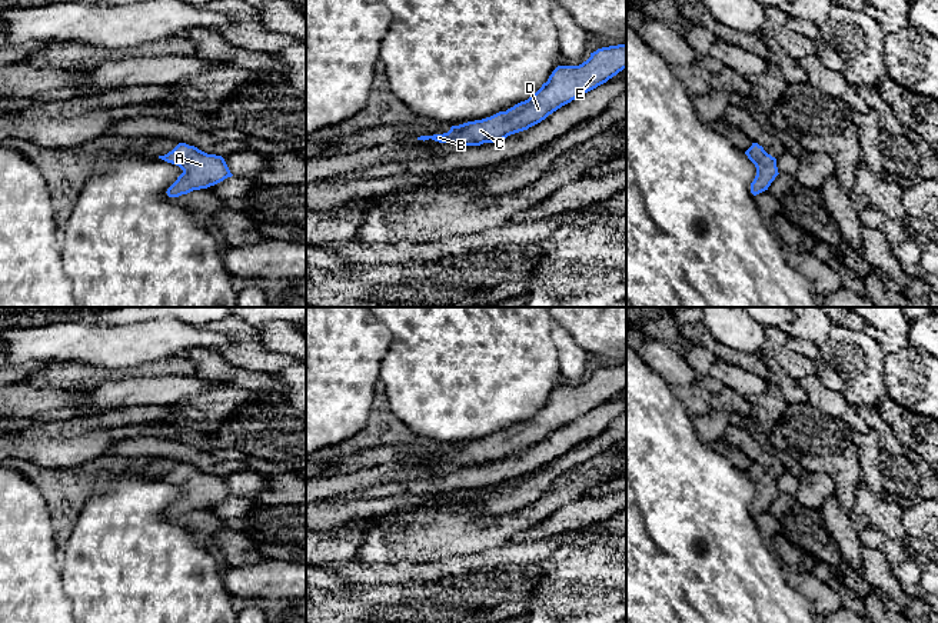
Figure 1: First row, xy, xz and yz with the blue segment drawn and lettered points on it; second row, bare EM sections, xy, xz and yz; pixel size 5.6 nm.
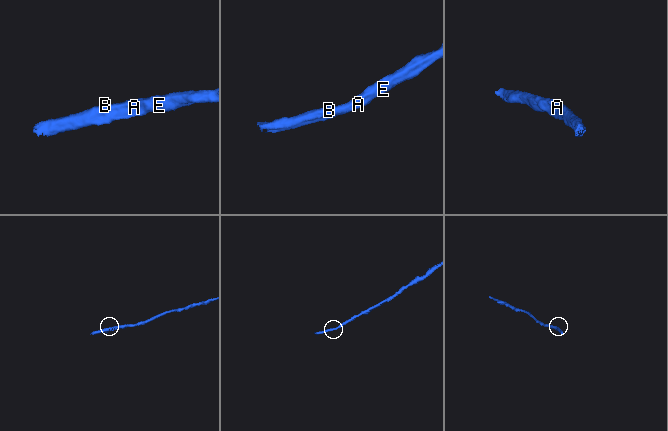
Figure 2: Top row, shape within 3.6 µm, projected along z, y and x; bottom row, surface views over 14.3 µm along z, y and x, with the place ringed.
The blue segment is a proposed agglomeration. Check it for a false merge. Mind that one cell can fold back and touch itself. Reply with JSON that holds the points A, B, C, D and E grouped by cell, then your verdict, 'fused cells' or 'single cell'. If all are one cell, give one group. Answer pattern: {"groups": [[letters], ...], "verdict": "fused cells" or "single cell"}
{"groups": [["A", "B", "C", "D", "E"]], "verdict": "single cell"}

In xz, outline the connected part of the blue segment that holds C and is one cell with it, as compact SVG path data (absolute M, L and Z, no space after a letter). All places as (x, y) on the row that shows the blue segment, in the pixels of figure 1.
M626 44L609 46L591 53L591 57L579 66L558 66L548 81L528 100L515 104L506 111L499 111L490 117L452 126L448 133L420 136L418 140L435 140L439 143L453 143L459 146L480 146L506 139L510 134L528 130L540 123L549 114L571 103L576 97L596 89L626 69Z

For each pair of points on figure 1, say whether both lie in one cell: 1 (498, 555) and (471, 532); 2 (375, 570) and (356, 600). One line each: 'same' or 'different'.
1: different
2: different

